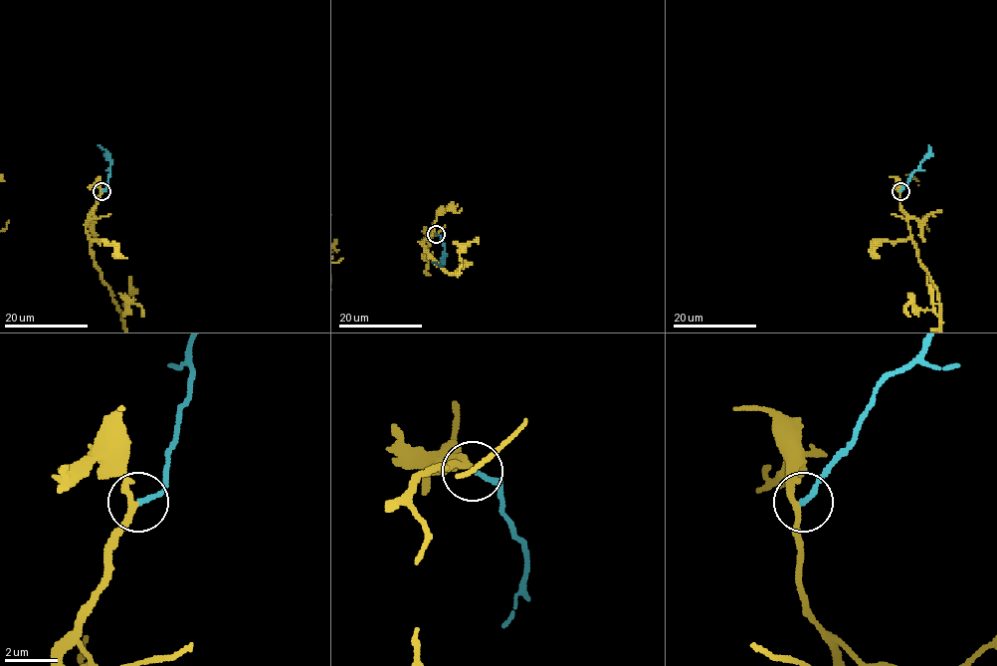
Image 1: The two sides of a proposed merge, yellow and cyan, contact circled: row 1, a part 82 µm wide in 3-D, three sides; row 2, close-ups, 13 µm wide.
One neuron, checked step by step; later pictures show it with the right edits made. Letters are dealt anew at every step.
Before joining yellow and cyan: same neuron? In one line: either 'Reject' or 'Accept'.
Accept

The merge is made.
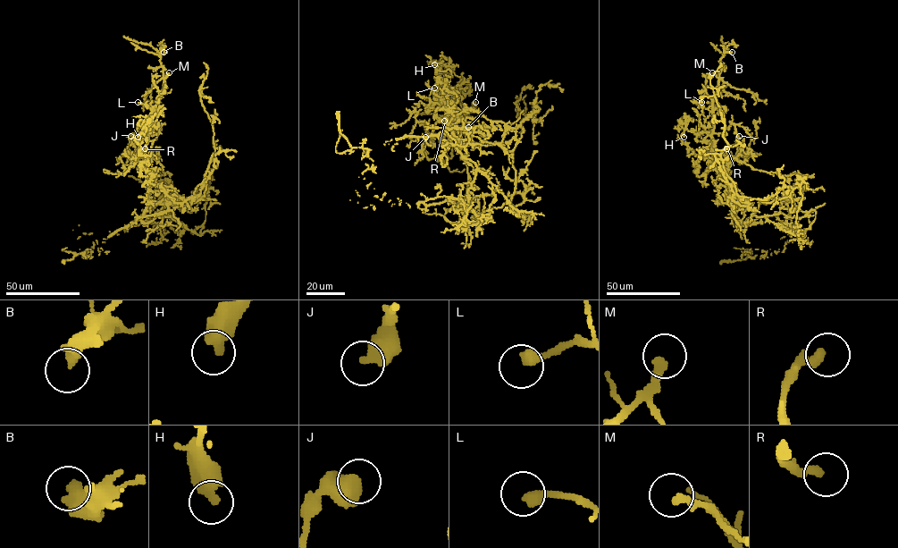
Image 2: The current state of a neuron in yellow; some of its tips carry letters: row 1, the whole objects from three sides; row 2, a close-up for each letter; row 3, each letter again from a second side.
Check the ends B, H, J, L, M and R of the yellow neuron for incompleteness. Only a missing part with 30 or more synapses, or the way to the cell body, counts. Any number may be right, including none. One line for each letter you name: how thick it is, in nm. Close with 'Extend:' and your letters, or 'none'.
L: Thickness 360 nm
M: Thickness 280 nm
R: Thickness 320 nm
Extend: L, M, R

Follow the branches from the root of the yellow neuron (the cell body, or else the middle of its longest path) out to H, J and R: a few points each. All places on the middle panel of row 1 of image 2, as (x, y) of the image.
H: (443, 139), (439, 134), (447, 126), (444, 104), (448, 98), (448, 88), (443, 78), (447, 66), (434, 64)
J: (443, 139), (439, 134), (447, 126), (446, 117), (438, 121), (432, 135), (427, 132), (425, 137)
R: (443, 139), (439, 134), (447, 126), (447, 118), (443, 121), (441, 116), (444, 121)

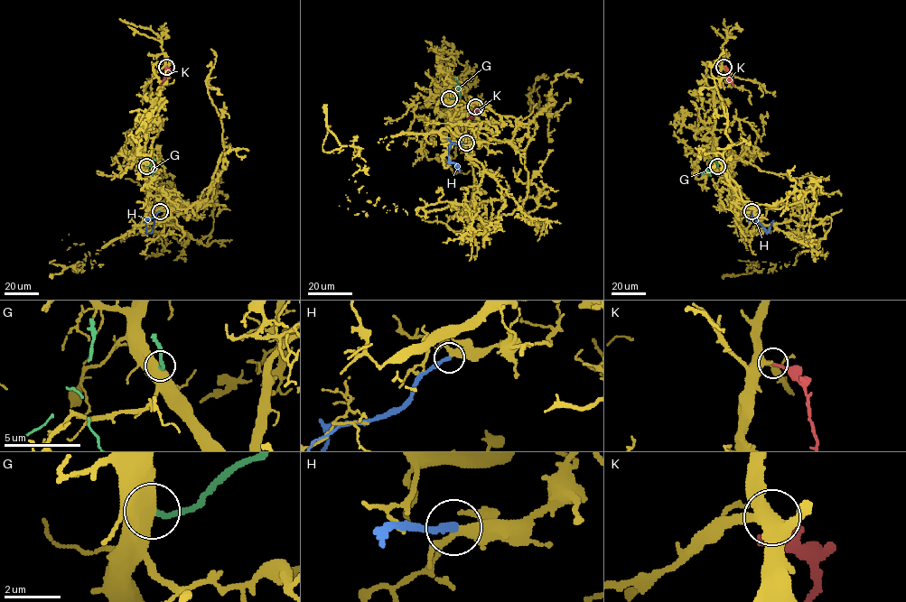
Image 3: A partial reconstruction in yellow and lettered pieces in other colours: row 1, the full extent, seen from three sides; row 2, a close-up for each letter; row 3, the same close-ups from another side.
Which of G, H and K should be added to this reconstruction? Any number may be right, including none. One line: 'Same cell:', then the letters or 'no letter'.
Same cell: K

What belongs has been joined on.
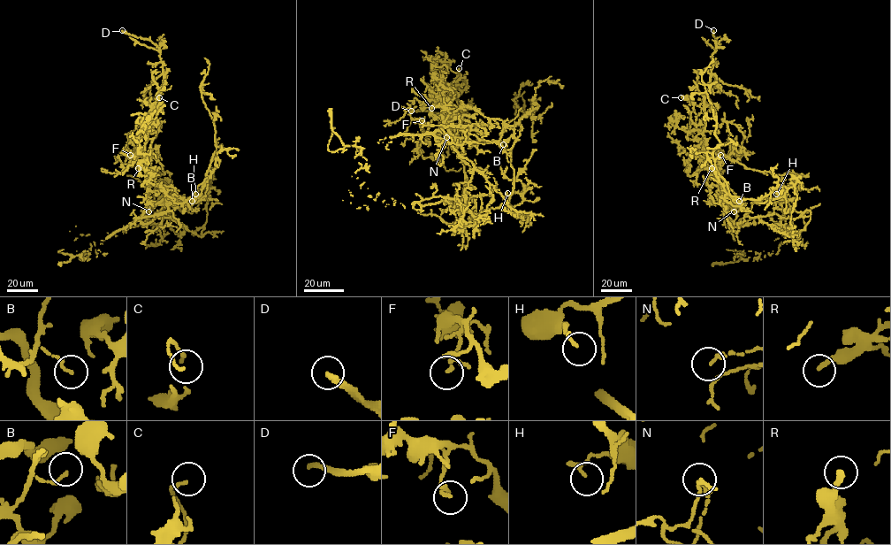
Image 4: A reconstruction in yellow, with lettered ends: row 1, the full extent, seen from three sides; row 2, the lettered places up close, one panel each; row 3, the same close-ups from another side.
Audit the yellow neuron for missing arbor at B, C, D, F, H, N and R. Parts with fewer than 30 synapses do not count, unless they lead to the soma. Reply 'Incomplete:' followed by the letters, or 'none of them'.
Incomplete: C, D, R

